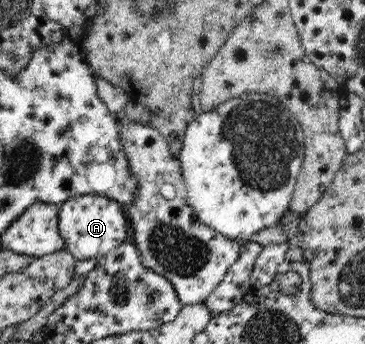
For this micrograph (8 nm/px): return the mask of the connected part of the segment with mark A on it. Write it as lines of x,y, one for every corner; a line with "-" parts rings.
83,194
59,205
59,232
65,241
66,251
77,260
101,258
128,242
128,216
125,206
105,196

